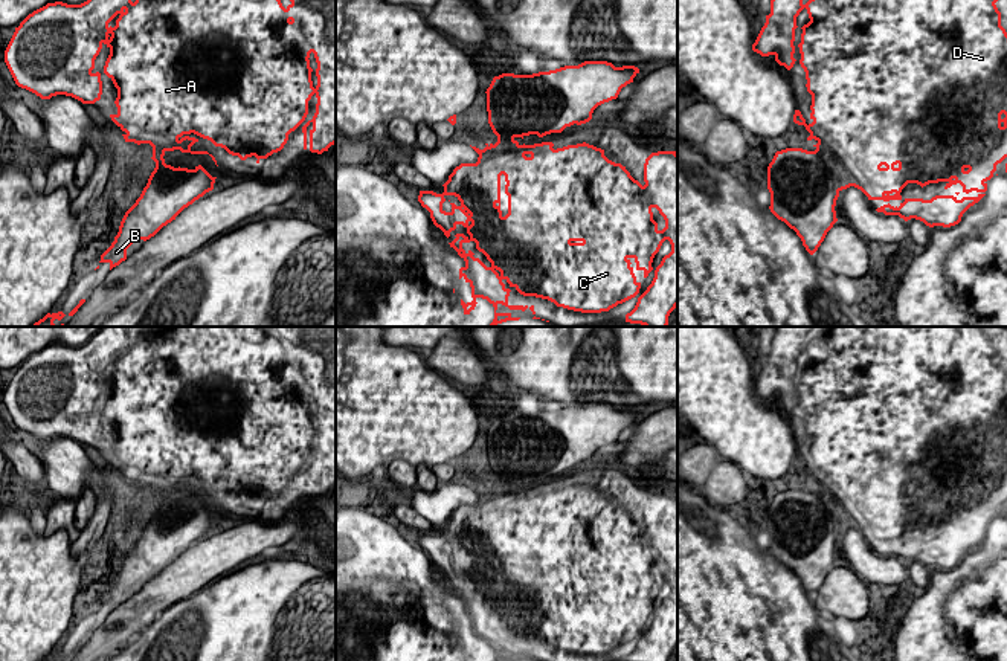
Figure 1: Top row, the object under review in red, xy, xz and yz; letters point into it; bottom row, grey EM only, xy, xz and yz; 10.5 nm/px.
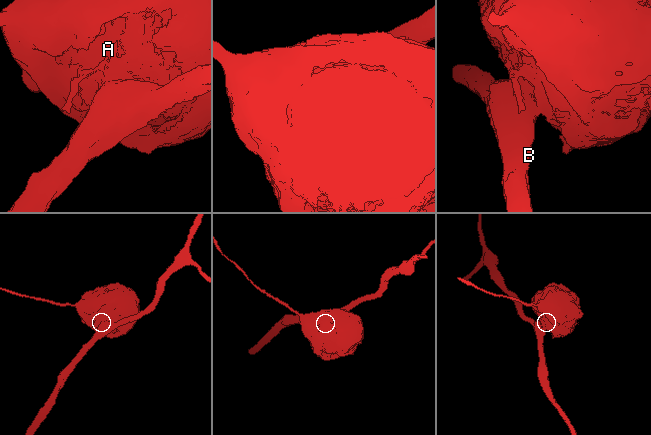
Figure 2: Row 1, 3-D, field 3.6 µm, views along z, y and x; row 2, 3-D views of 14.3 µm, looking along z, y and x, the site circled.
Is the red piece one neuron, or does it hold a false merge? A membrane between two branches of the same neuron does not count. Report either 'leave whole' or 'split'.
split

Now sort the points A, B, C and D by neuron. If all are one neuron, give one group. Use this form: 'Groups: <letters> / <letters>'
Groups: A C D / B

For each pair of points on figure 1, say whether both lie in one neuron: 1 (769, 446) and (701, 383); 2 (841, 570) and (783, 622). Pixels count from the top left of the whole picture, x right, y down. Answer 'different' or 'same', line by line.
1: same
2: different

